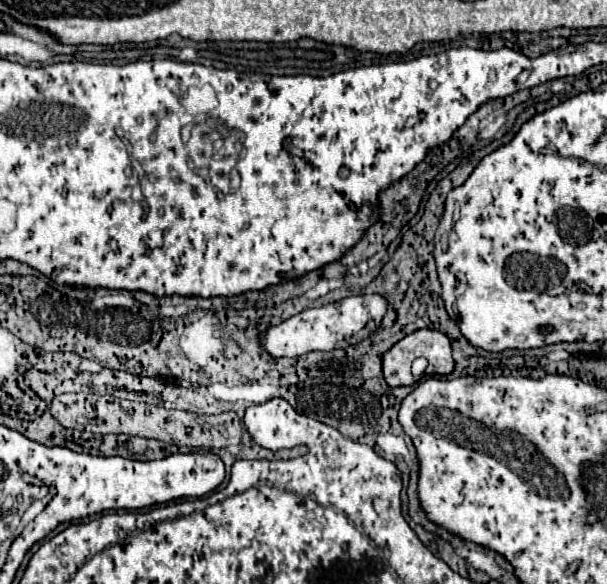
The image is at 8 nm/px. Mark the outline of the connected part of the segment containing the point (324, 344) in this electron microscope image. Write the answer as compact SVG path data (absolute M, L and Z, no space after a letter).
M379 294L349 296L349 298L343 298L343 300L327 304L327 306L303 310L287 320L283 320L277 326L269 326L267 330L261 332L259 344L273 358L281 358L281 356L295 358L295 356L301 356L301 354L311 351L347 348L351 344L365 340L375 328L379 328L385 310L387 310L387 300Z

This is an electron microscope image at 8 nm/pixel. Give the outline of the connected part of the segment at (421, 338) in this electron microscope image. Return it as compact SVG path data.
M415 330L413 334L401 338L391 350L387 350L381 358L381 366L383 366L383 378L389 386L411 386L417 382L417 378L411 374L411 362L415 358L427 358L429 366L425 370L427 376L435 376L435 374L441 374L441 376L447 376L453 372L455 368L455 362L453 362L453 356L451 356L451 344L449 344L449 338L439 332L439 330Z

